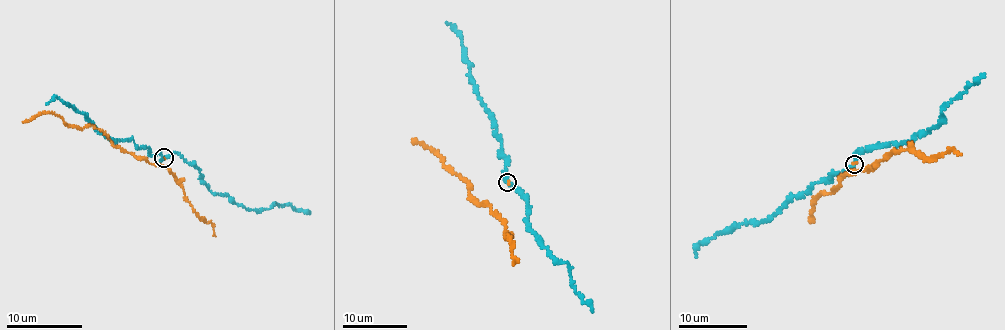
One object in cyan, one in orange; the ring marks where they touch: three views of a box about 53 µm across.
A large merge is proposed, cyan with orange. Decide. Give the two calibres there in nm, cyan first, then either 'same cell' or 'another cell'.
calibres 180 and 70 nm; same cell

